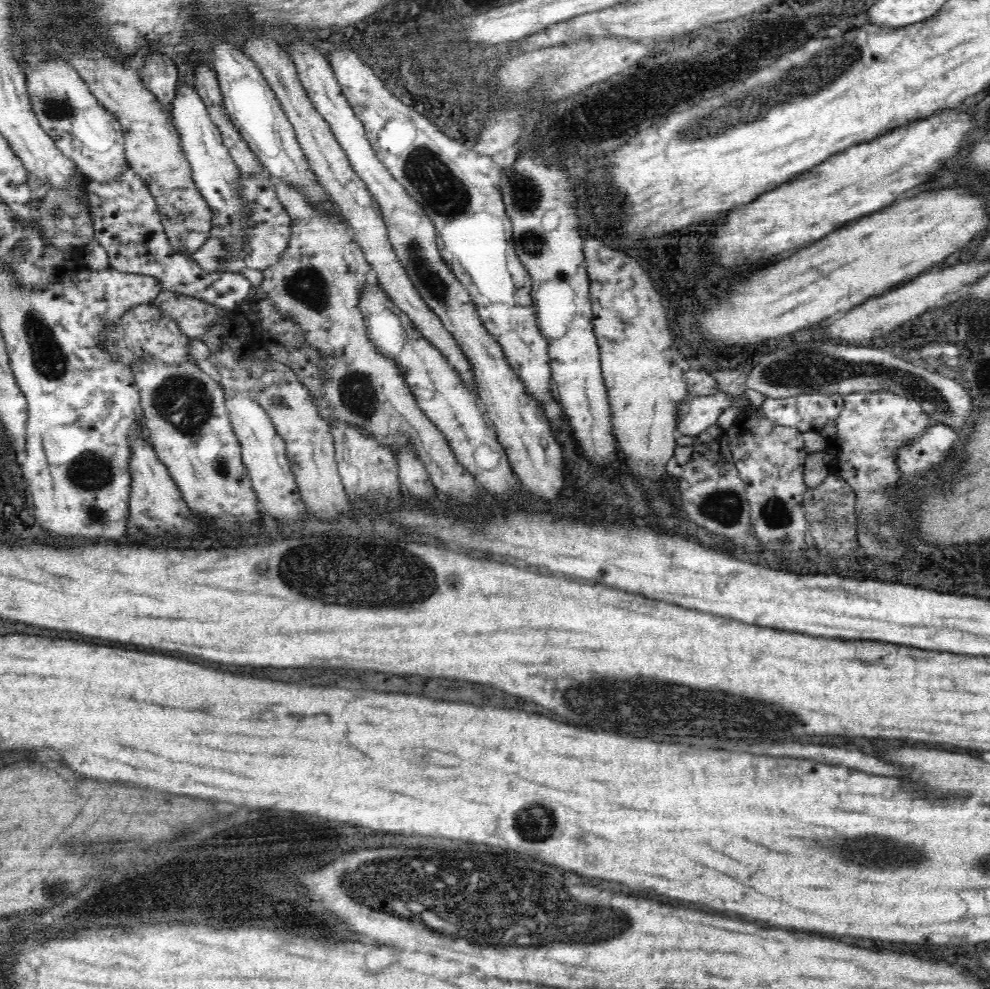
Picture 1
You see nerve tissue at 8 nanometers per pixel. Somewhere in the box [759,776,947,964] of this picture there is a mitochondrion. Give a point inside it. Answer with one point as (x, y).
(859, 849)

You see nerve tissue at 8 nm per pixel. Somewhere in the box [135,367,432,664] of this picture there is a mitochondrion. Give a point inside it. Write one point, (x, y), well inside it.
(186, 402)

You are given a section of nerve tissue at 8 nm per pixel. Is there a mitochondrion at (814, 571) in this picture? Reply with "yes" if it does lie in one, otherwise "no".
no

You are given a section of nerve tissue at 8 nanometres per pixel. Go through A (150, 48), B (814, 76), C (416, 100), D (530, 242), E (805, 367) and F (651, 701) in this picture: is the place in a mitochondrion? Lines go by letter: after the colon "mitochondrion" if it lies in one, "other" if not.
A: other
B: mitochondrion
C: other
D: mitochondrion
E: mitochondrion
F: mitochondrion

